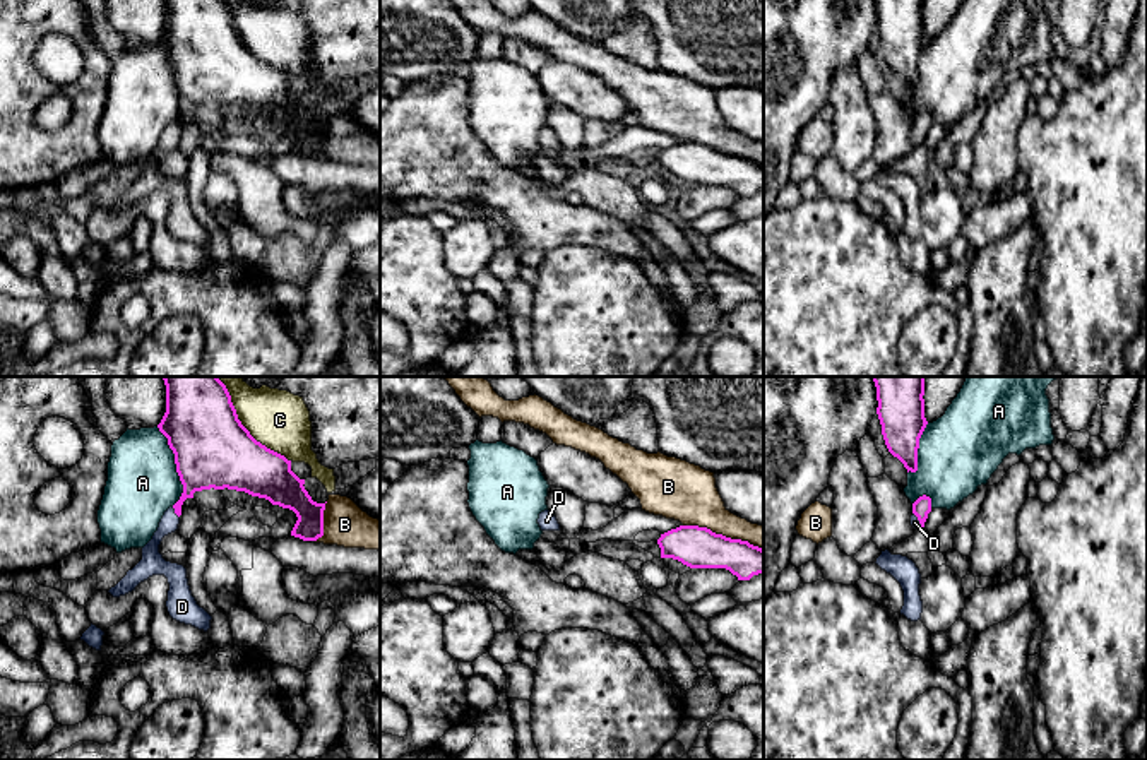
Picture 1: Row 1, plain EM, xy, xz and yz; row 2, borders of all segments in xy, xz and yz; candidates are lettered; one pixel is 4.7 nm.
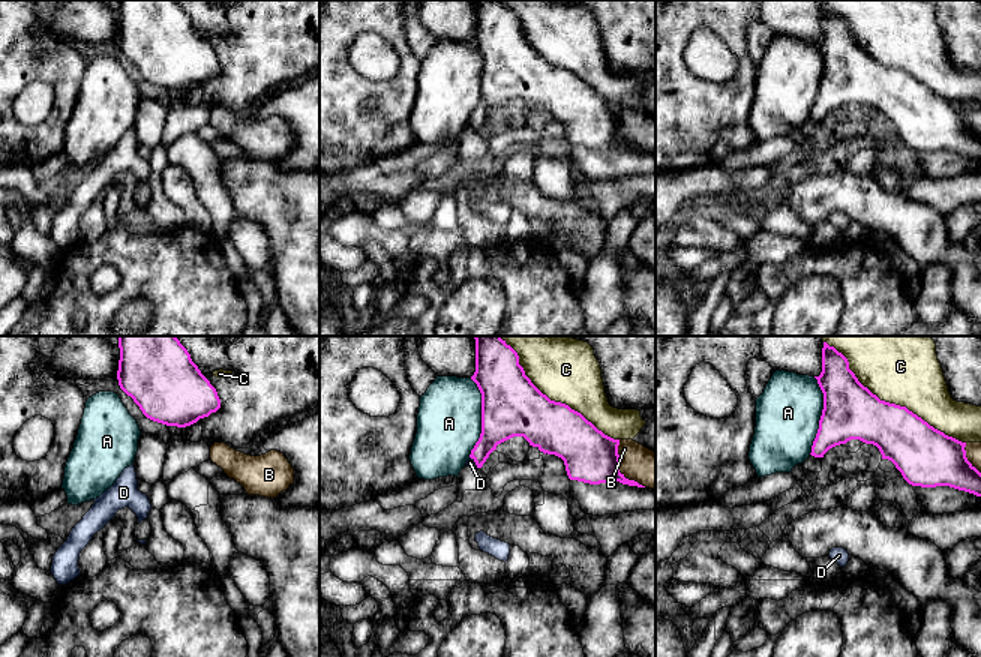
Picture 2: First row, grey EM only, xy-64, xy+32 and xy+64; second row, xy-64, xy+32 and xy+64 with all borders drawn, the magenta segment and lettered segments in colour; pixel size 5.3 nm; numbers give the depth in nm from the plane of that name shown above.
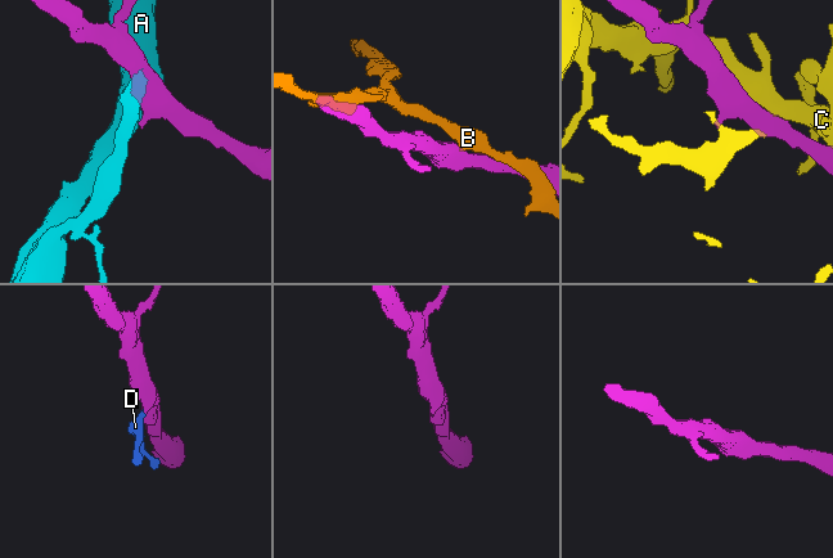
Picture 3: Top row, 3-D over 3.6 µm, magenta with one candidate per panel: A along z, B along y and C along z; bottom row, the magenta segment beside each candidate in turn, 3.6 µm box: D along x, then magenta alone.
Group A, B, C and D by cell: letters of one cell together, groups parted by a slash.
A / B / C / D

